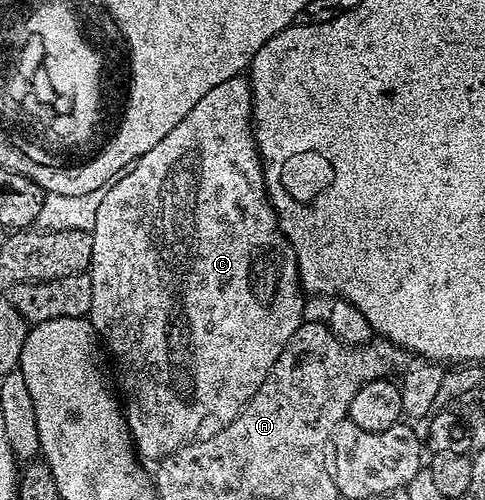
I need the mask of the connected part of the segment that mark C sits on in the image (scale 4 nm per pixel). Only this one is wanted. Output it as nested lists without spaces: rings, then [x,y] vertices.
[[[245,78],[229,79],[216,85],[216,89],[204,93],[204,97],[196,101],[192,113],[188,113],[188,117],[184,117],[184,121],[180,121],[180,125],[176,125],[176,129],[172,129],[172,133],[168,133],[156,149],[148,149],[148,153],[134,162],[133,167],[105,188],[100,209],[96,209],[92,261],[88,272],[92,281],[92,305],[88,318],[101,342],[110,346],[119,369],[123,371],[121,394],[124,396],[126,424],[130,426],[135,452],[143,460],[167,459],[176,449],[191,442],[209,419],[219,419],[217,422],[222,425],[231,423],[245,409],[260,385],[264,385],[288,341],[292,341],[296,329],[304,322],[304,292],[298,281],[296,253],[286,234],[278,228],[278,214],[266,193],[266,173],[262,169],[262,156],[258,153],[258,140],[254,138],[253,118],[254,94],[250,92],[250,84]]]

